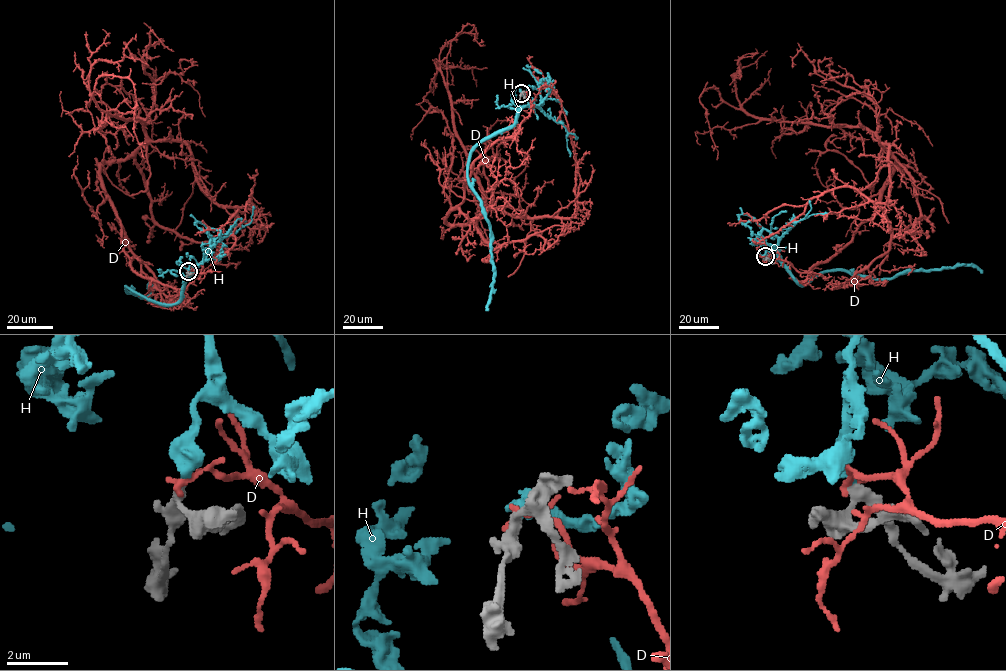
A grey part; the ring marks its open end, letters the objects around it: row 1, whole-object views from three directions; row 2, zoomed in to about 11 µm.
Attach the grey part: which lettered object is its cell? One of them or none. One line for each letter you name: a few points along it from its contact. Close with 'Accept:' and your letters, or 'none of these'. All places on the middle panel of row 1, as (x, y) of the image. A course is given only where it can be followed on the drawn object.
H: course (521, 93), (529, 105), (511, 126), (486, 137), (468, 165), (469, 185), (490, 230), (493, 281), (487, 311)
Accept: H

